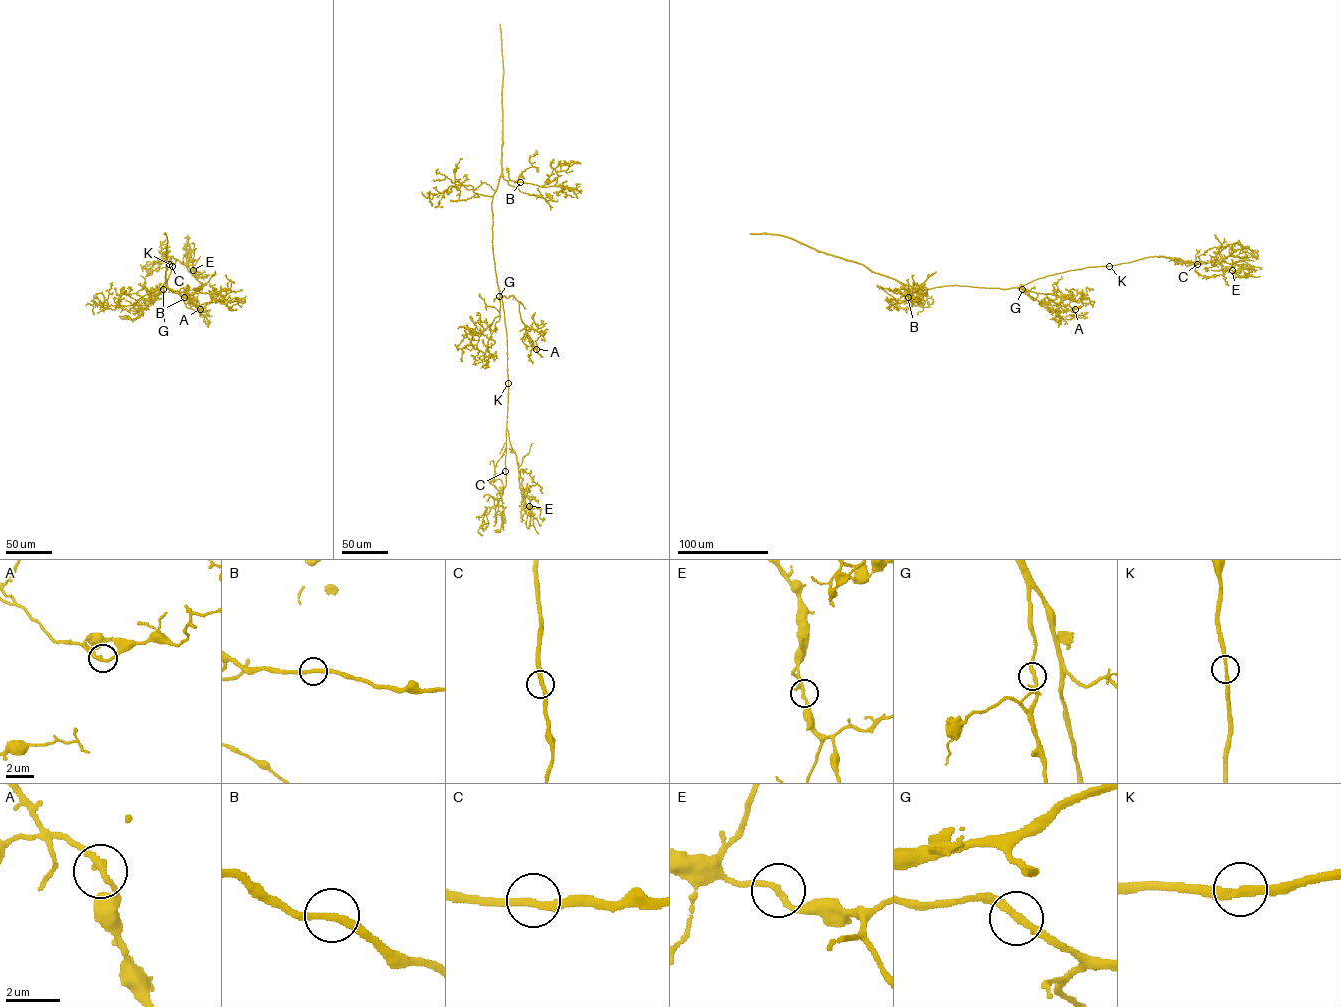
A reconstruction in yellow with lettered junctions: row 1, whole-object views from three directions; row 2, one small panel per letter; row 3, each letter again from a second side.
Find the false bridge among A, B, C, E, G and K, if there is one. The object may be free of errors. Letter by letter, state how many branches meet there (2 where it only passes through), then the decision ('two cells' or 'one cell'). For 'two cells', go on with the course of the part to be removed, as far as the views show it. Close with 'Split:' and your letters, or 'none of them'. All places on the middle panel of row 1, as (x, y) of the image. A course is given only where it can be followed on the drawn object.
A: 2 | one cell
B: 2 | one cell
C: 2 | one cell
E: 2 | one cell
G: 2 | one cell
K: 2 | one cell
Split: none of them

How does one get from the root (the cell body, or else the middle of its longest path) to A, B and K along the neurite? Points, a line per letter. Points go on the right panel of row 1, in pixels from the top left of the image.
A: (1011, 288), (1021, 286), (1022, 292), (1042, 303), (1053, 302), (1075, 309)
B: (1011, 288), (951, 285), (918, 289), (899, 282), (908, 297)
K: (1011, 288), (1067, 271), (1109, 266)

